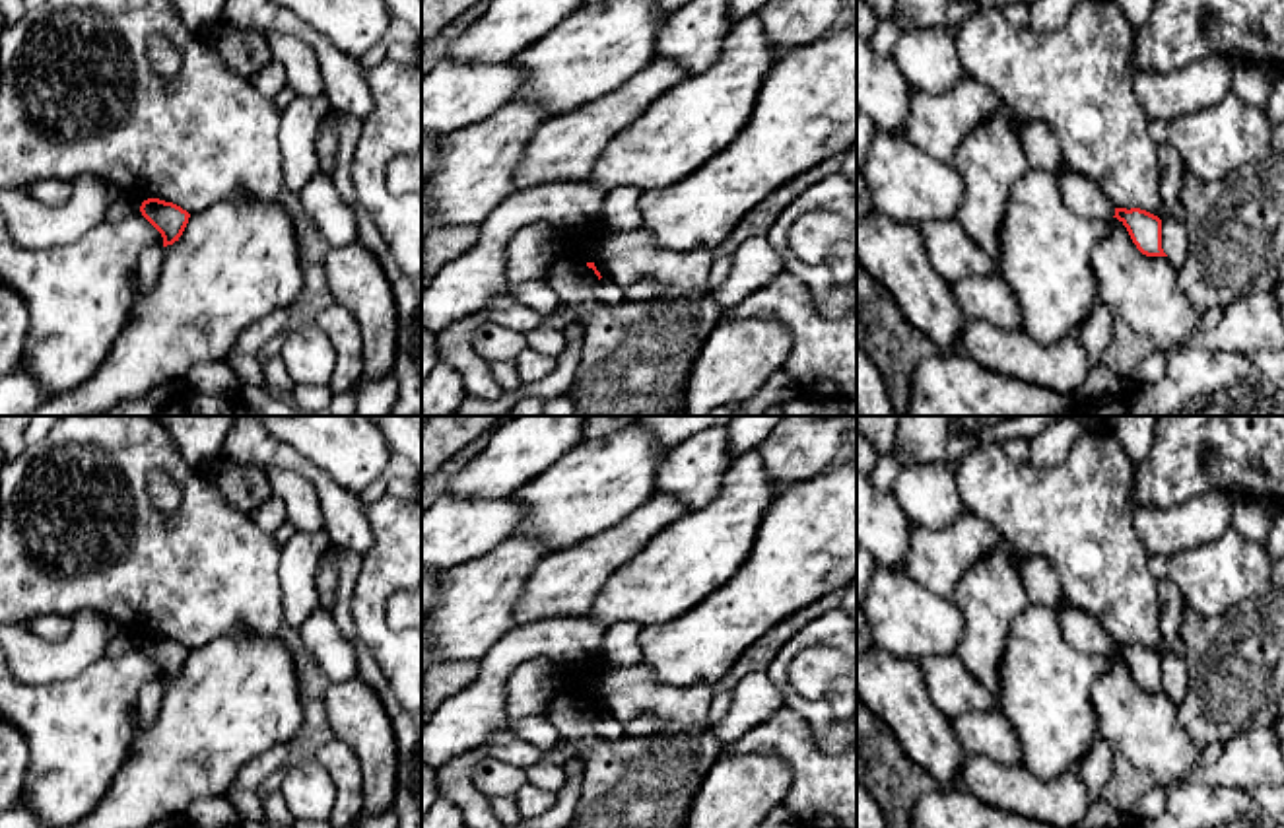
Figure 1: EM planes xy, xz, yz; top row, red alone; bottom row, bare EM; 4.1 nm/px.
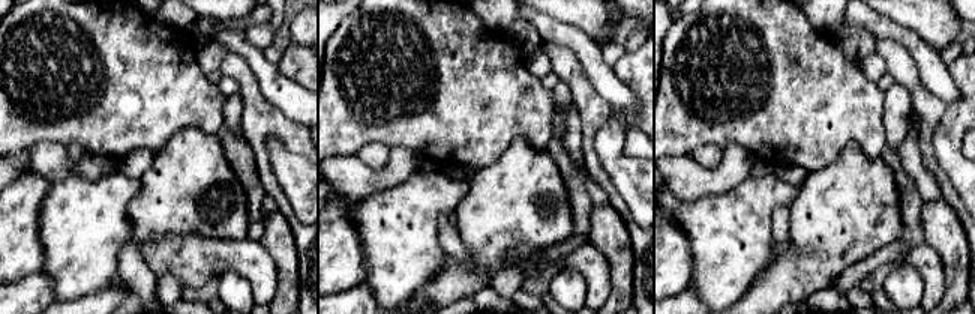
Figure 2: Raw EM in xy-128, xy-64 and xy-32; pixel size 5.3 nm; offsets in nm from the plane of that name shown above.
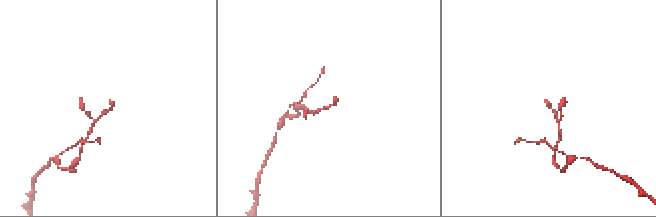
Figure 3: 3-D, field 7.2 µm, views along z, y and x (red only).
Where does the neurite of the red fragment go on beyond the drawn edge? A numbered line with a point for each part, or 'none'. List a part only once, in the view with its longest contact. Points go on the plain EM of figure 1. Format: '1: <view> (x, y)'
none

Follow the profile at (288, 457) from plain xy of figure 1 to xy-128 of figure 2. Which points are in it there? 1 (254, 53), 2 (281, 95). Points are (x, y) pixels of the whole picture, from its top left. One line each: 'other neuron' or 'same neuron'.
1: same neuron
2: same neuron

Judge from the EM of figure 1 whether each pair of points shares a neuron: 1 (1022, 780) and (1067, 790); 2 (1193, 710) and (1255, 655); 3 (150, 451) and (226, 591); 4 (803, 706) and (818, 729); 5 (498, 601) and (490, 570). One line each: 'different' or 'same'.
1: same
2: same
3: same
4: same
5: same

